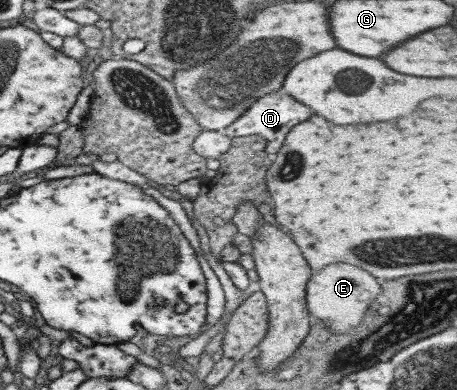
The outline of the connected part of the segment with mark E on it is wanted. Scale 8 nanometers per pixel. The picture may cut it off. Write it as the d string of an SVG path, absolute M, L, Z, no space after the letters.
M328 265L311 274L306 288L307 308L311 318L321 319L335 334L342 334L361 325L362 317L372 301L382 298L382 283L354 265Z

